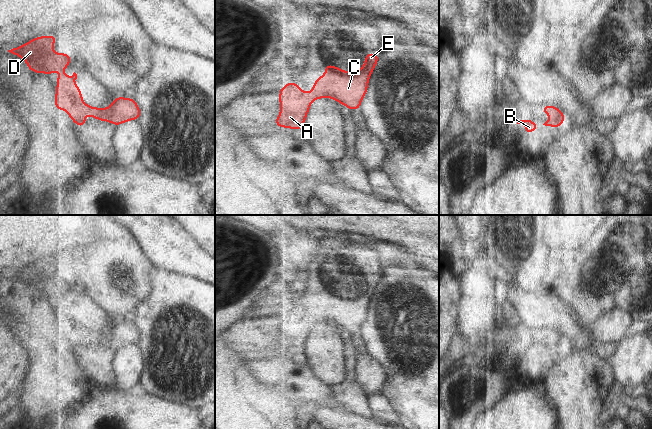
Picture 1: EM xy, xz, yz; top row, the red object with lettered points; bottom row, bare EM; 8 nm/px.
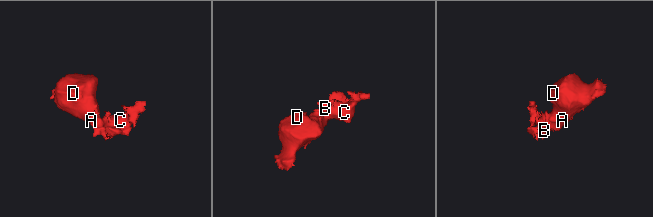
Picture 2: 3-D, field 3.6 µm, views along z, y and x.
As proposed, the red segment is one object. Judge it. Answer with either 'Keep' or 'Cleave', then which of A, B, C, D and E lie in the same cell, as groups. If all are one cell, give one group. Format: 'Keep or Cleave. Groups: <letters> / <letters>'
Keep. Groups: A B C D E.

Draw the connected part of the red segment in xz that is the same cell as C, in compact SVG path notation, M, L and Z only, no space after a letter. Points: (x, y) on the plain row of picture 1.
M366 276L365 287L357 296L325 288L326 297L314 305L310 318L299 312L297 306L285 307L284 311L279 312L280 338L274 345L276 351L296 353L300 357L311 326L321 322L334 323L351 335L359 334L362 323L367 318L369 301L380 281L376 277Z

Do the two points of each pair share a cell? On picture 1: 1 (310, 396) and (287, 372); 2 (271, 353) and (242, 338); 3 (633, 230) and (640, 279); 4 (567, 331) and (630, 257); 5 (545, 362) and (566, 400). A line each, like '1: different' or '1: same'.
1: same
2: same
3: same
4: different
5: different

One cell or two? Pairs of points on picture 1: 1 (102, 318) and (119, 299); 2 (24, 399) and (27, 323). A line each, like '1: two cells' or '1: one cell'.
1: two cells
2: one cell

